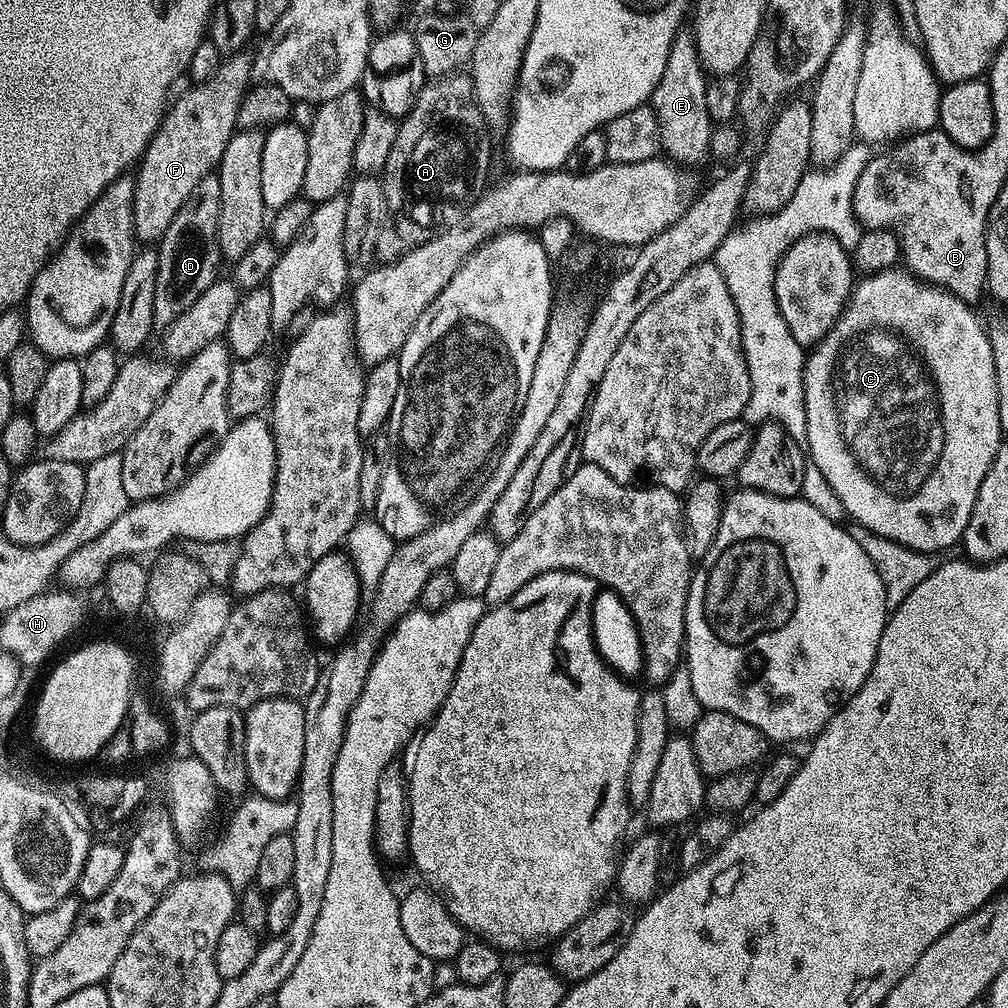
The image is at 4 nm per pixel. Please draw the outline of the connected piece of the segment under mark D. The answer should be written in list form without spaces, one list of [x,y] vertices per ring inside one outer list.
[[[219,175],[202,178],[194,186],[194,194],[186,198],[182,210],[174,214],[174,222],[158,242],[158,282],[154,286],[154,322],[156,328],[170,327],[218,279],[216,267],[222,264],[218,234],[218,214],[222,202]]]

